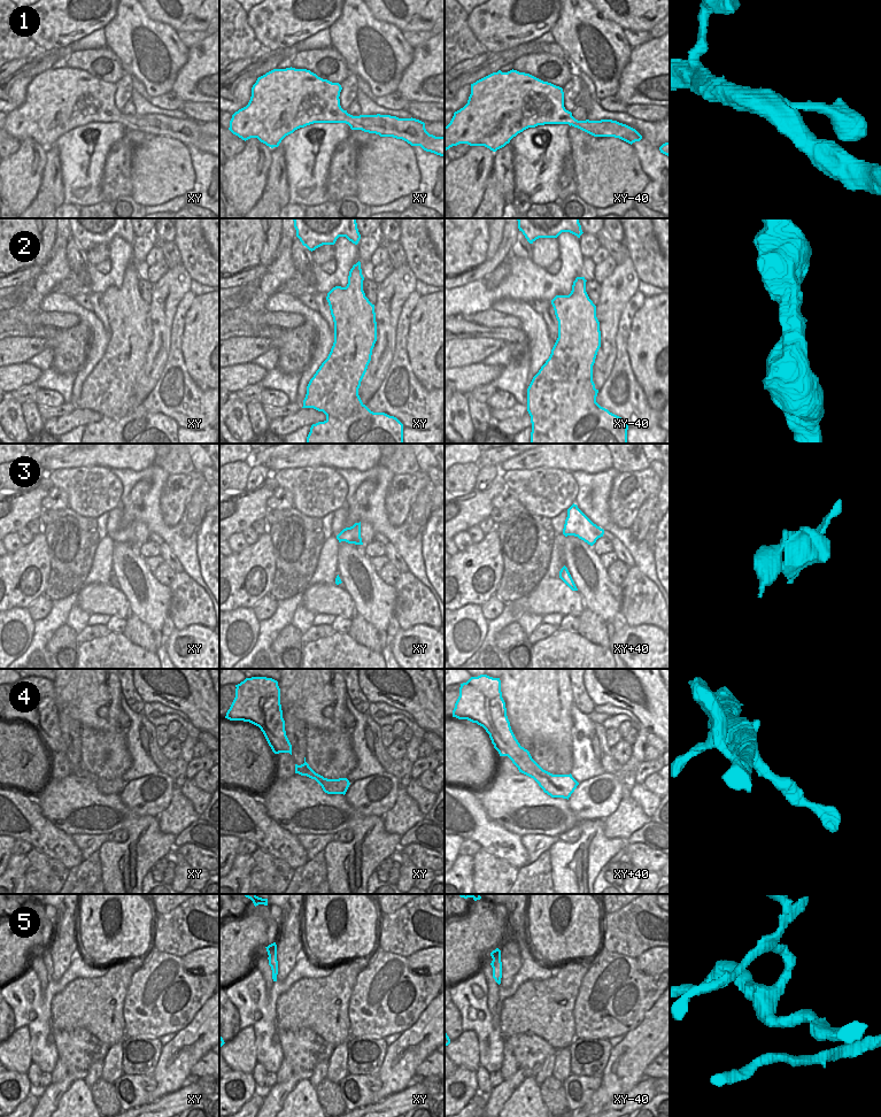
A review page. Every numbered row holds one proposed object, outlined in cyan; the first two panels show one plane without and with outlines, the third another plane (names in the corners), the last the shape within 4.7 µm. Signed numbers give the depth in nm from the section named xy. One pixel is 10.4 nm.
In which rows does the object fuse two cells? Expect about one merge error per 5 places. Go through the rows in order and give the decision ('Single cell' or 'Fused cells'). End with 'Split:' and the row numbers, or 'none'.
1: Single cell
2: Single cell
3: Fused cells
4: Single cell
5: Fused cells
Split: 3, 5.

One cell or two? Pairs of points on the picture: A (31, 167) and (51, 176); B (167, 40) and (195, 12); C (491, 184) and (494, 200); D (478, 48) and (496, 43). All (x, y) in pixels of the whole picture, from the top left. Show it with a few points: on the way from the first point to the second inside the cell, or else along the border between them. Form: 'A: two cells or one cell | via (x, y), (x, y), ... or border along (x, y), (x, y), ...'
A: two cells | border along (47, 148), (41, 185), (39, 187)
B: two cells | border along (152, 18), (167, 23), (177, 31)
C: one cell | via (492, 187), (492, 197)
D: two cells | border along (468, 25), (473, 36), (487, 51)

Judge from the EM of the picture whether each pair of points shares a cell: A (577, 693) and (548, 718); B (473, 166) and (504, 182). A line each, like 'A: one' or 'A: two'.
A: two
B: two

